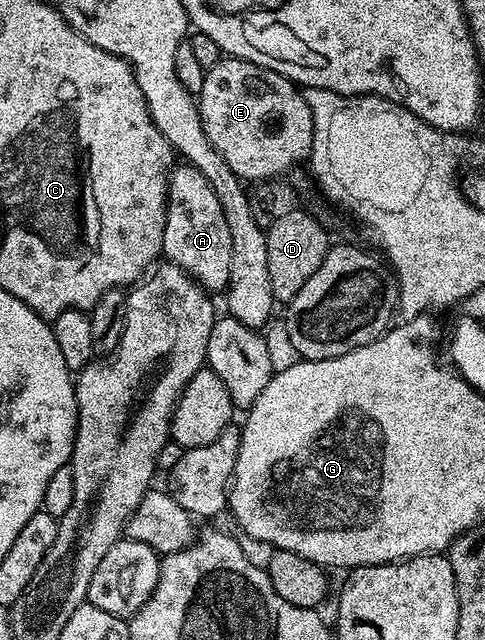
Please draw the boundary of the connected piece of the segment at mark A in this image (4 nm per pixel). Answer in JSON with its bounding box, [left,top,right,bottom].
[162,164,232,291]

